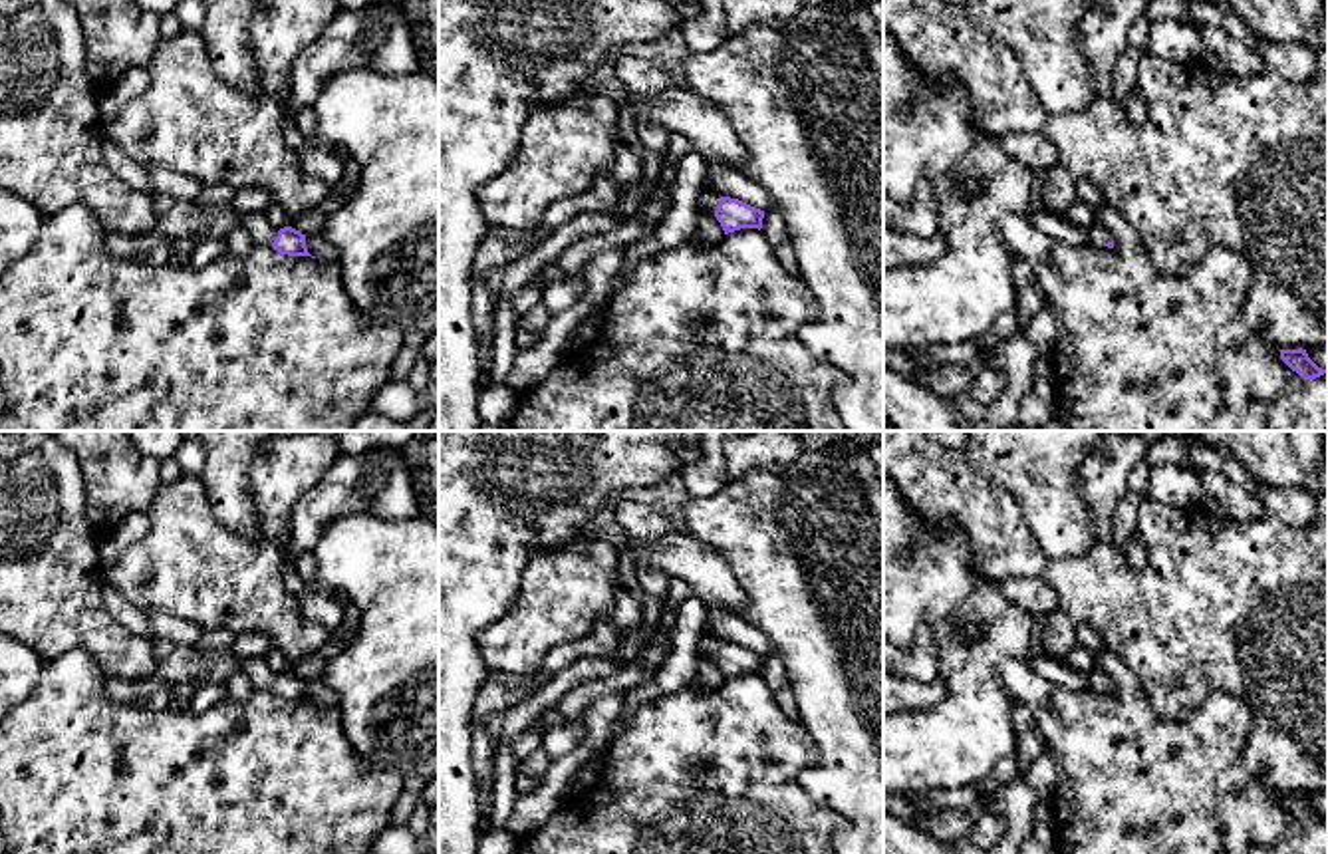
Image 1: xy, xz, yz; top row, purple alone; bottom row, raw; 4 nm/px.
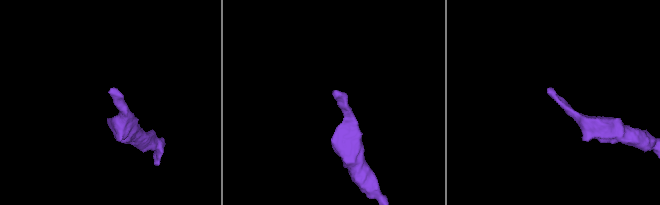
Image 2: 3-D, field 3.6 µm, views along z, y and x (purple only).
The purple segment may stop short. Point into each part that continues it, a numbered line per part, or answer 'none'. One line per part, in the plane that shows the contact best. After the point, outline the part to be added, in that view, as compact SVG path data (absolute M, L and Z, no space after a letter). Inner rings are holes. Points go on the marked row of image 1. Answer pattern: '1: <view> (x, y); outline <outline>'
1: xz (707, 199); outline M705 189L699 195L699 211L707 211L707 213L715 214L719 201L721 201L721 195L717 195L715 191Z

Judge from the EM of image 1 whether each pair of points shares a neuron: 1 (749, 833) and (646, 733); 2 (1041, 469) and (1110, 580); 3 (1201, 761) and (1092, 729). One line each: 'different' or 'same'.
1: same
2: different
3: same

